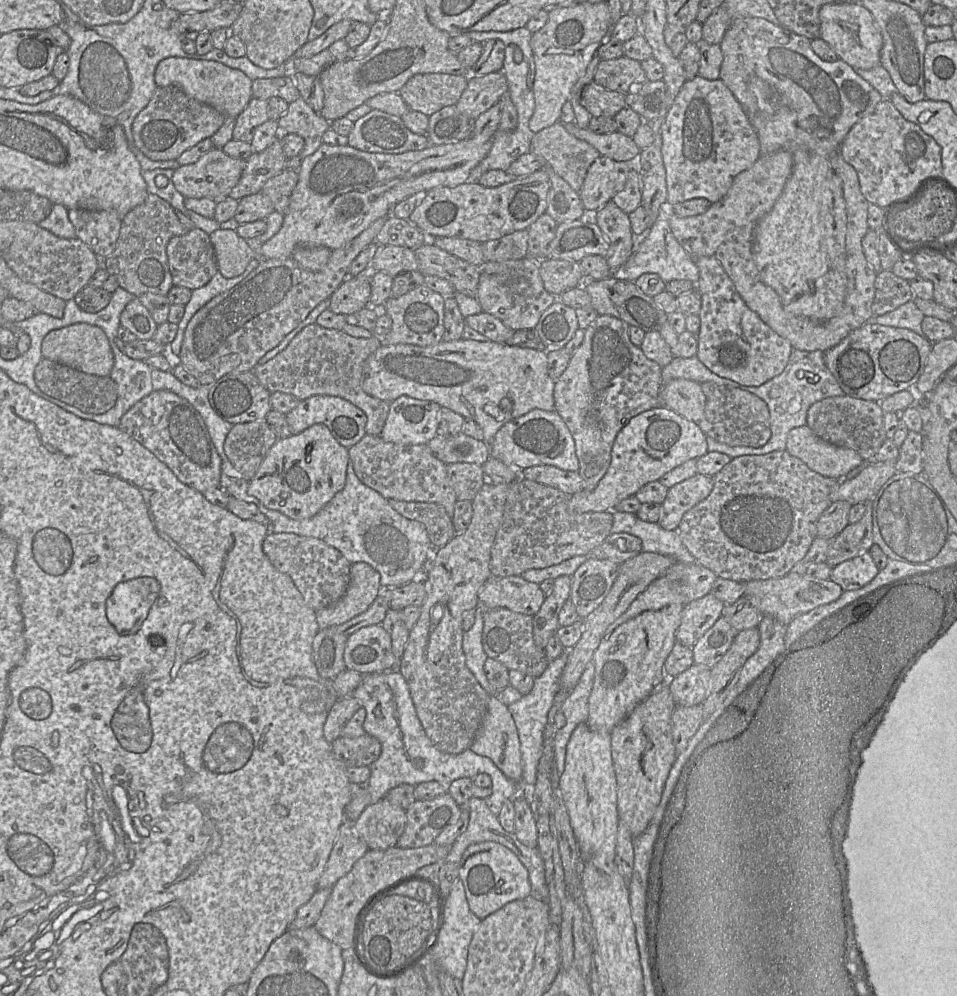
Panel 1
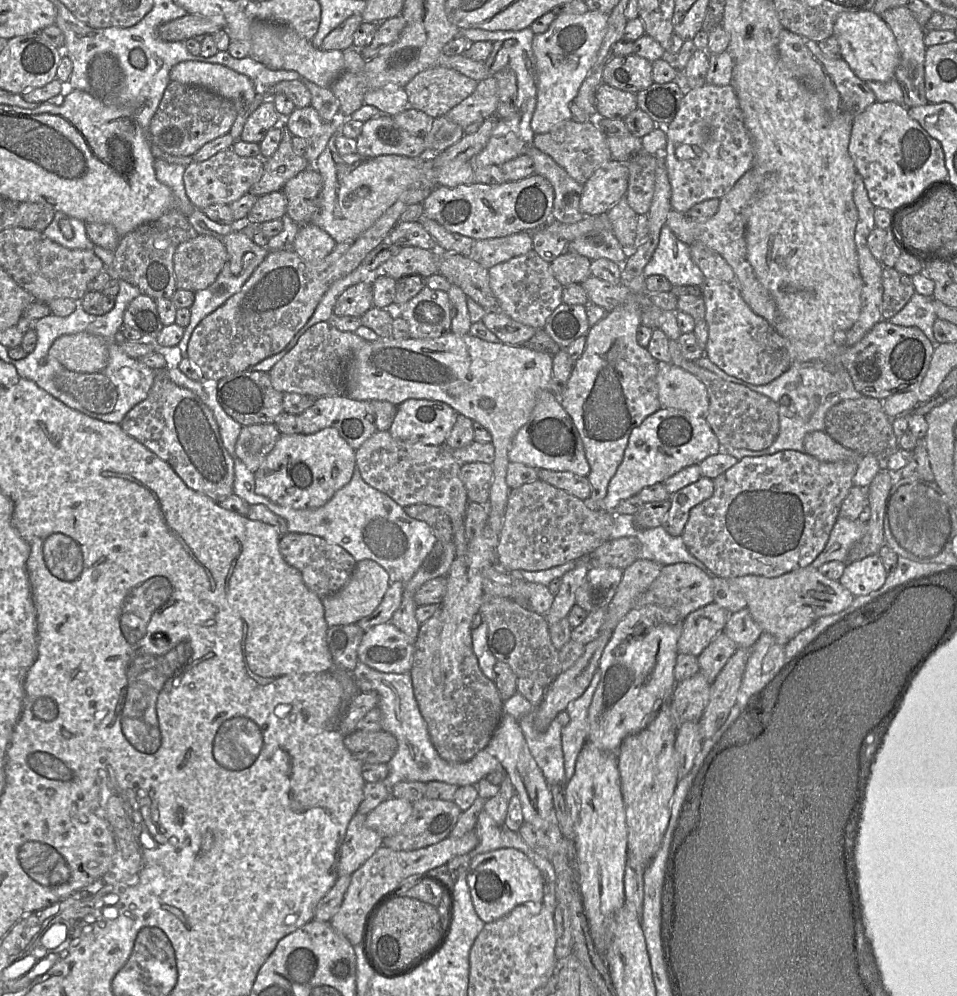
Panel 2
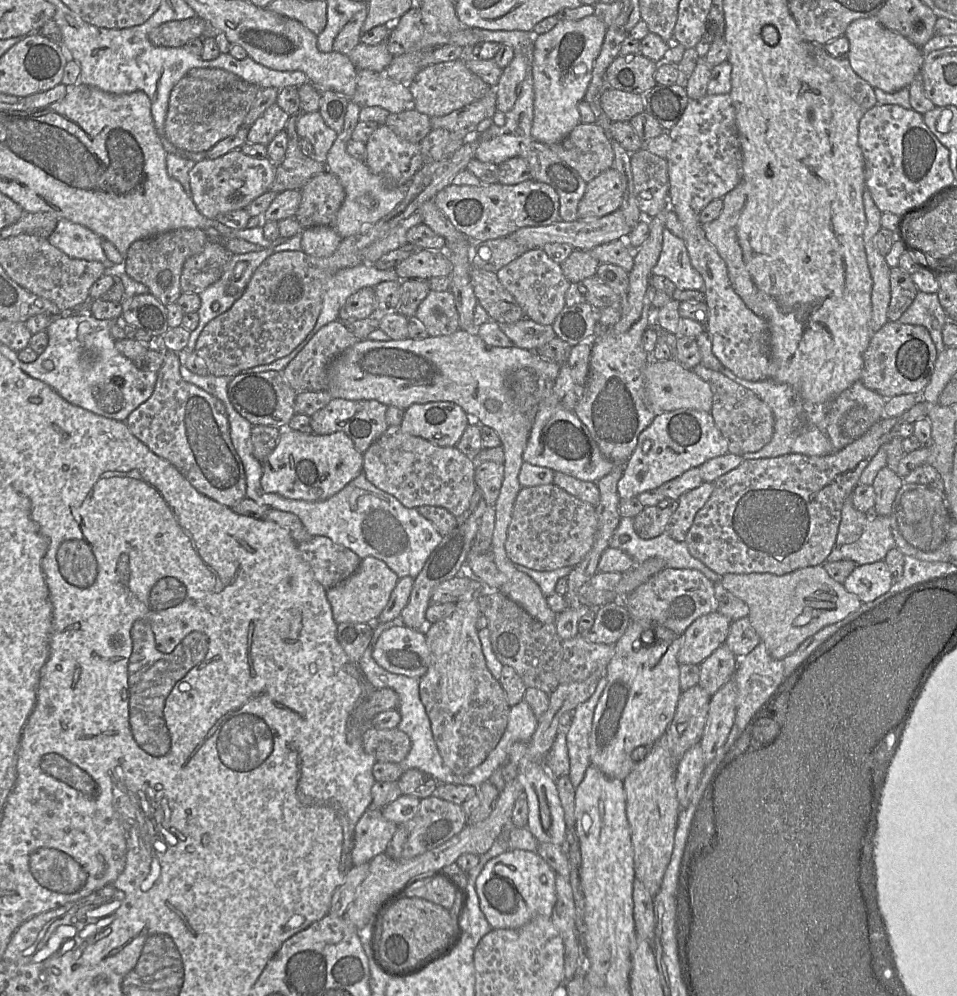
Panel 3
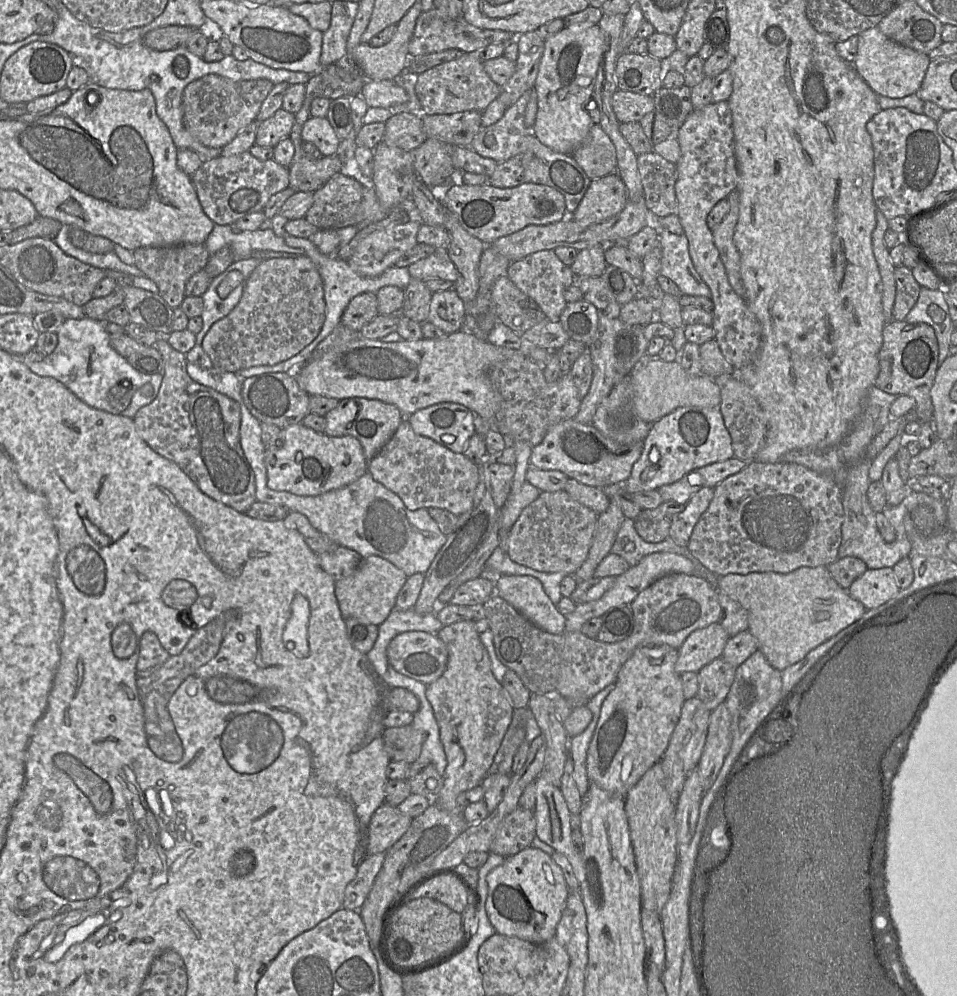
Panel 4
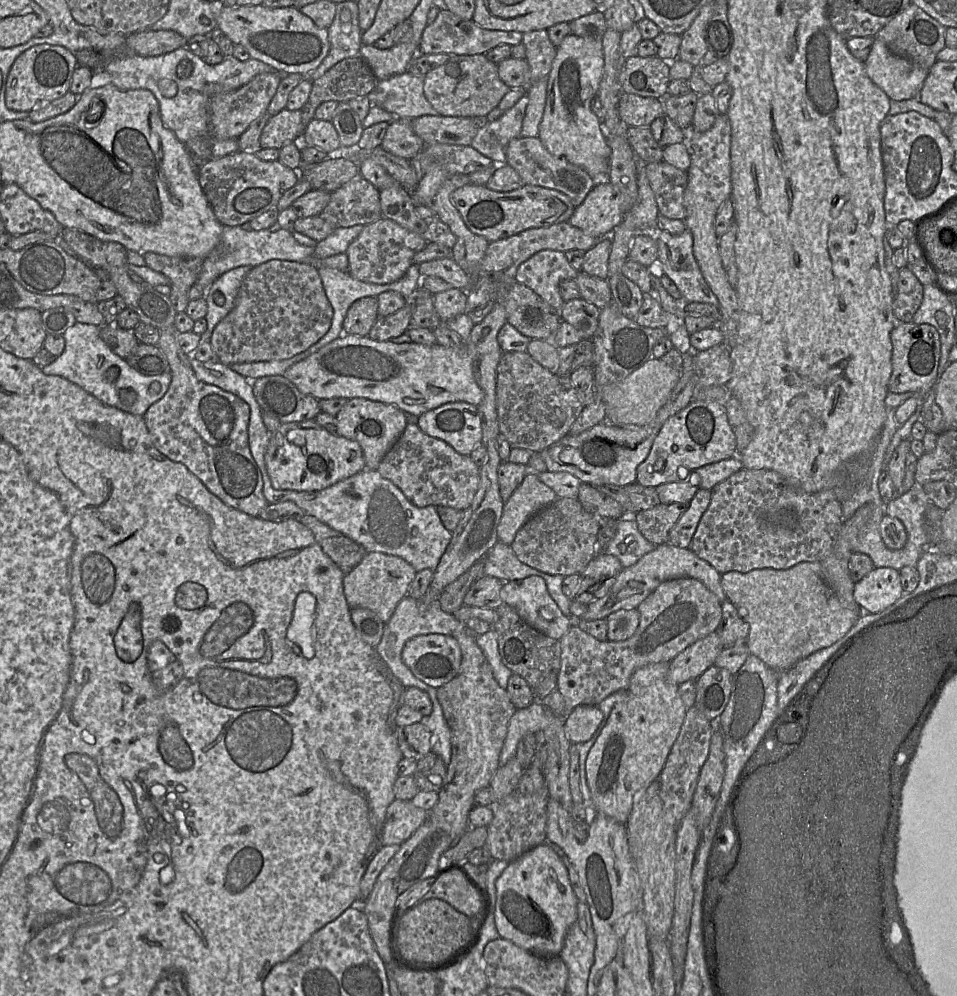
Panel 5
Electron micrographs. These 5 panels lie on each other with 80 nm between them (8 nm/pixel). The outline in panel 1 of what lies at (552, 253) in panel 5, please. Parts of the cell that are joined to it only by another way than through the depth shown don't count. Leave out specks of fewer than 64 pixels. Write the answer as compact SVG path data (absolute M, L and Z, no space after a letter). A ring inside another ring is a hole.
M526 256L523 267L507 274L481 273L477 300L484 312L490 313L513 330L535 329L543 312L549 308L559 296L549 293L540 276L540 262L537 258Z

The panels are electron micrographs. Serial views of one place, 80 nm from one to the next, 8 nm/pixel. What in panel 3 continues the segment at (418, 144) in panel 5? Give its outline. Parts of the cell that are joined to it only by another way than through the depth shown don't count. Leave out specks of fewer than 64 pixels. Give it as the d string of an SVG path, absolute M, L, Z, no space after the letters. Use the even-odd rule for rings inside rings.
M409 106L402 112L389 114L384 124L399 137L417 144L419 144L432 129L430 117L420 113L412 106Z

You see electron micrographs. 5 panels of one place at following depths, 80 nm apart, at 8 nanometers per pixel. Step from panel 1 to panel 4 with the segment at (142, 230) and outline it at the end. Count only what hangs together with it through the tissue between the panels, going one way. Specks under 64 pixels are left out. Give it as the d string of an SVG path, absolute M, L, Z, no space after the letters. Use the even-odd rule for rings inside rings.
M204 243L181 244L170 247L140 247L133 252L134 265L140 269L144 276L152 280L158 286L158 294L173 309L180 308L185 294L187 281L197 272L204 269L209 252Z

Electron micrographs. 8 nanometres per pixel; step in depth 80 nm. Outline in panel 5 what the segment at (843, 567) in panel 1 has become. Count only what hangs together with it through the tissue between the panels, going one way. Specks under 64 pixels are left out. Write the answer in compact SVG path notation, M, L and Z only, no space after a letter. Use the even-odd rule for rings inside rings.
M875 567L855 583L853 595L865 614L886 609L901 597L903 591L898 570Z

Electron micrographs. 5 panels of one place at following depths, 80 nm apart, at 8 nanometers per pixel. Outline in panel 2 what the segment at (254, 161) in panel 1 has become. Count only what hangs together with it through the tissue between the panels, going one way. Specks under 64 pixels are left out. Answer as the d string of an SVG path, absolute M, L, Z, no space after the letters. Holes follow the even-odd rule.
M284 127L279 147L272 156L264 159L263 175L250 188L249 194L260 197L271 192L282 191L291 178L311 167L304 157L293 151L292 137L289 130Z

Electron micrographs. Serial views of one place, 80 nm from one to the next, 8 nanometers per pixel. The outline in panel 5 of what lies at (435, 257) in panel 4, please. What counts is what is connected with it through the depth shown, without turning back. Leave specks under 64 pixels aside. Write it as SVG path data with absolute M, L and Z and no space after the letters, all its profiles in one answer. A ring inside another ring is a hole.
M452 257L423 262L418 265L418 268L422 277L439 277L451 284L453 288L467 292L473 286L472 279Z

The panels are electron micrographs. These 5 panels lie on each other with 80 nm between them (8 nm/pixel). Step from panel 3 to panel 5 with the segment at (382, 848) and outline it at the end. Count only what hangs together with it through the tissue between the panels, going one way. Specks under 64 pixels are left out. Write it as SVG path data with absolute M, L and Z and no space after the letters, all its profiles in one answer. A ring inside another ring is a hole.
M395 799L387 808L379 837L381 846L401 845L427 820L429 812L416 807L411 800Z

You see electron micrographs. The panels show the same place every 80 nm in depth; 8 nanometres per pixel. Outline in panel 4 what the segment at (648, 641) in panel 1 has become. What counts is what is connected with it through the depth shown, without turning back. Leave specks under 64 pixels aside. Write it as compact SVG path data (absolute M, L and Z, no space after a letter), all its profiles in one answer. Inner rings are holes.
M668 645L653 646L653 647L641 647L638 648L634 654L625 662L625 664L620 669L617 679L614 683L614 689L608 694L604 700L600 718L598 724L595 728L592 740L590 742L587 758L586 767L588 778L590 782L598 785L605 791L620 795L625 798L628 791L642 778L642 776L656 763L660 762L669 744L671 735L676 727L676 724L681 715L682 705L685 701L681 677L675 671L675 662L678 657L679 649L672 648Z

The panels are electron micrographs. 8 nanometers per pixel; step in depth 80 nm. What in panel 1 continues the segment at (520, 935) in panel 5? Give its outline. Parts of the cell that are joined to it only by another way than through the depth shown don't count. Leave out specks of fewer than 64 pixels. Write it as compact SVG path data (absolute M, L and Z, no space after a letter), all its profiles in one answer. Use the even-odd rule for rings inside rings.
M486 841L469 846L459 863L467 901L473 913L481 920L506 904L531 896L532 885L529 872L517 855L498 842Z

